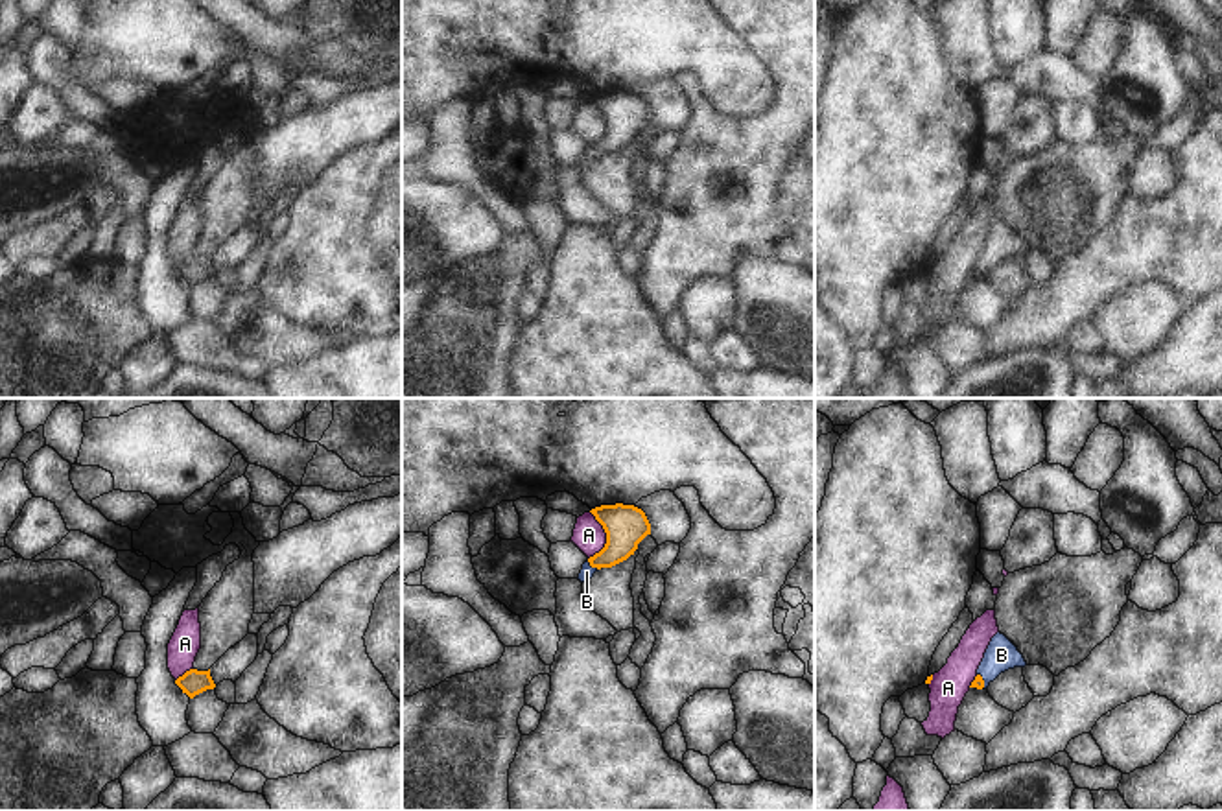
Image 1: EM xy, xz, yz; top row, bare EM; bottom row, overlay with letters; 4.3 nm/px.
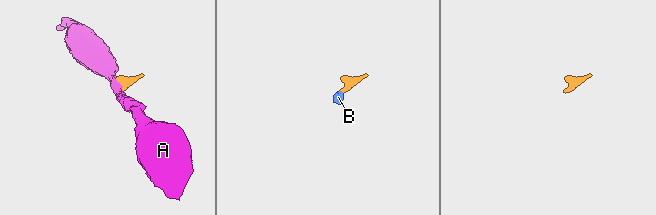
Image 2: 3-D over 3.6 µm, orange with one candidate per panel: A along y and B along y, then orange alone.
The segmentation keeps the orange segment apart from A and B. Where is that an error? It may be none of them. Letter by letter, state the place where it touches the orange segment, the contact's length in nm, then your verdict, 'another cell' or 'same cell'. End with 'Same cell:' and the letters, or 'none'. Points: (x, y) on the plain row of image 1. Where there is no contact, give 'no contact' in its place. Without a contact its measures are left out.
A: contact xz (607, 124); length 220 nm; another cell
B: contact xz (592, 153); length 70 nm; same cell
Same cell: B

